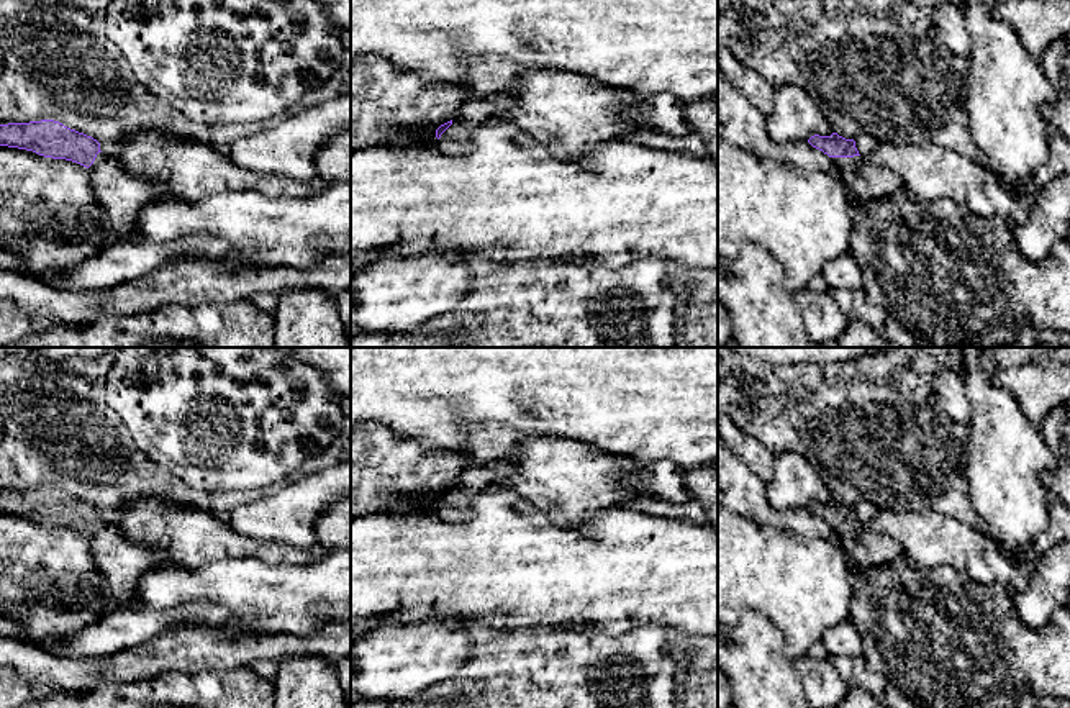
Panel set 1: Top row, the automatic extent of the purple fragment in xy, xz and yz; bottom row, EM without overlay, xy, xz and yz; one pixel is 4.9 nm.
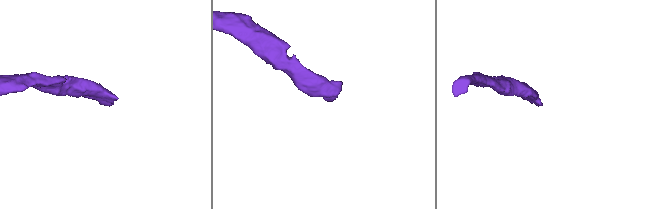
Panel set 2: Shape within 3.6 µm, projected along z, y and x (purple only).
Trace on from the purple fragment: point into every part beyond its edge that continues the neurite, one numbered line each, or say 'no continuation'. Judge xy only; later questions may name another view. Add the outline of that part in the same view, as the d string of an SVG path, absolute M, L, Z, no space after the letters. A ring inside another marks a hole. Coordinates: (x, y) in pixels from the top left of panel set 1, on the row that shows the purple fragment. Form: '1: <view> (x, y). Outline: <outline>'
1: xy (122, 194). Outline: M98 152L88 167L97 203L107 211L110 225L120 233L131 233L139 210L152 200L174 198L169 187L134 175L123 169L118 159Z

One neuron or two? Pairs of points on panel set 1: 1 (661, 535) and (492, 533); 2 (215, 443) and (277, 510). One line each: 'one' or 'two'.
1: one
2: two

